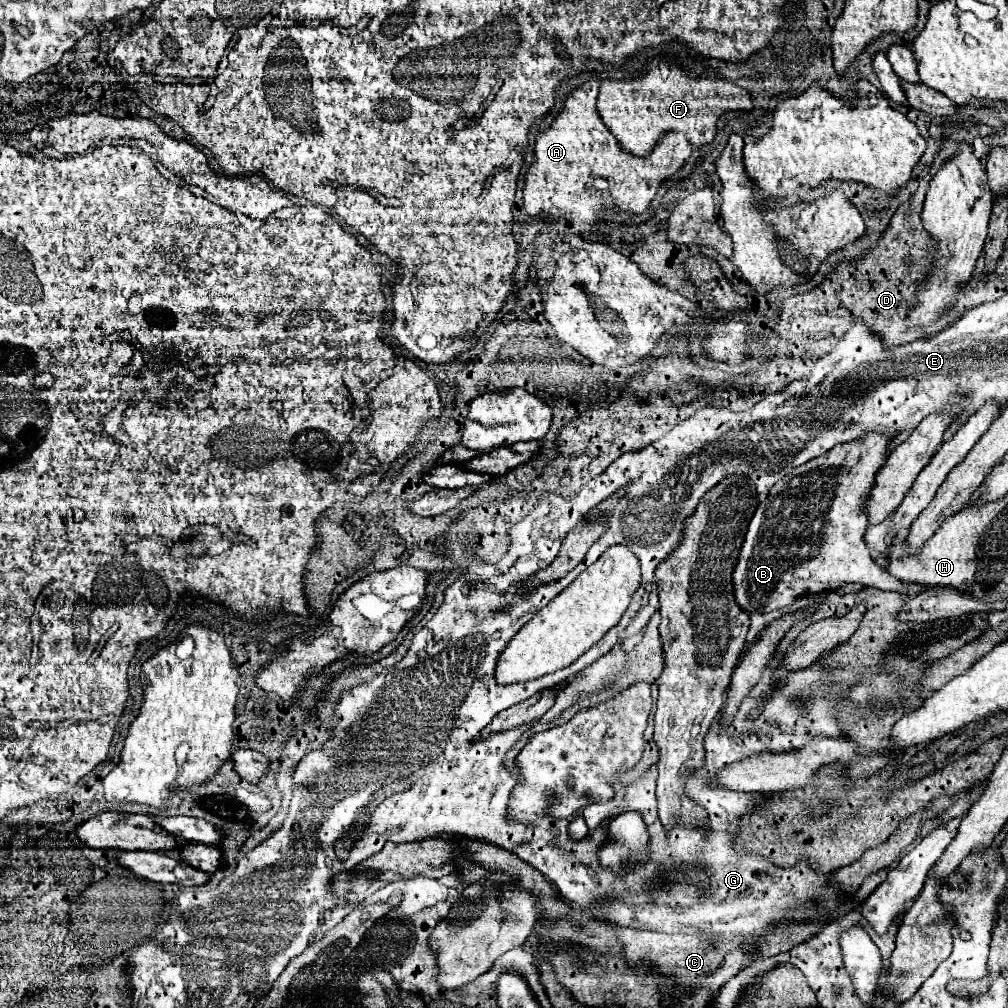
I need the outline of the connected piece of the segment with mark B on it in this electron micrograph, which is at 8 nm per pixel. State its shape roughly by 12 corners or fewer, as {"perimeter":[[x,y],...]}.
{"perimeter":[[884,434],[772,486],[732,574],[744,612],[914,586],[862,542]]}

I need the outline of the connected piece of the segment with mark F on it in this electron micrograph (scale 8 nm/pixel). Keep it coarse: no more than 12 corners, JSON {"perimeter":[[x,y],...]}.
{"perimeter":[[658,68],[602,80],[598,114],[624,152],[648,156],[660,136],[694,148],[716,138],[750,94],[716,74]]}

